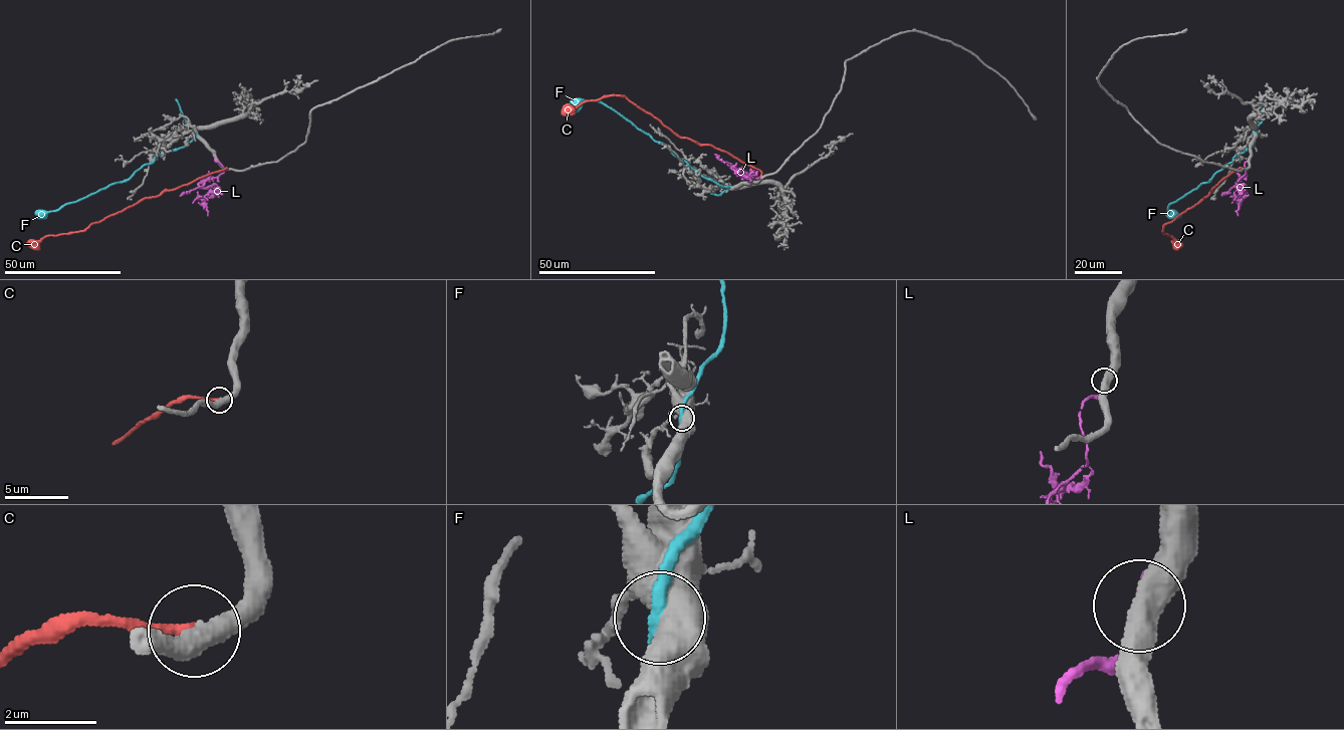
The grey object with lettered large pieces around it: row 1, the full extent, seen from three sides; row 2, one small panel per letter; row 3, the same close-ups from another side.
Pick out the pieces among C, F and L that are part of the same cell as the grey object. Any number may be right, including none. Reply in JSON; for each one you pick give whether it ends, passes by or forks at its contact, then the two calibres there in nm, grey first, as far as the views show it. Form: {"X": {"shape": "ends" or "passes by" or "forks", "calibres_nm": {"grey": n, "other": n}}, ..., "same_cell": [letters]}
{"C": {"shape": "ends", "calibres_nm": {"grey": 440, "other": 280}}, "same_cell": ["C"]}

